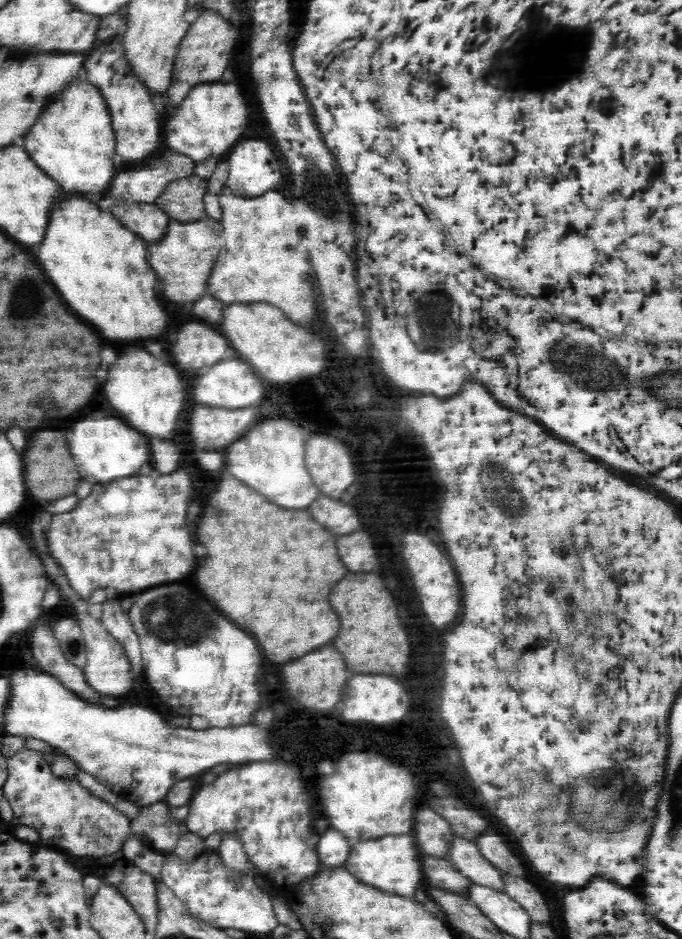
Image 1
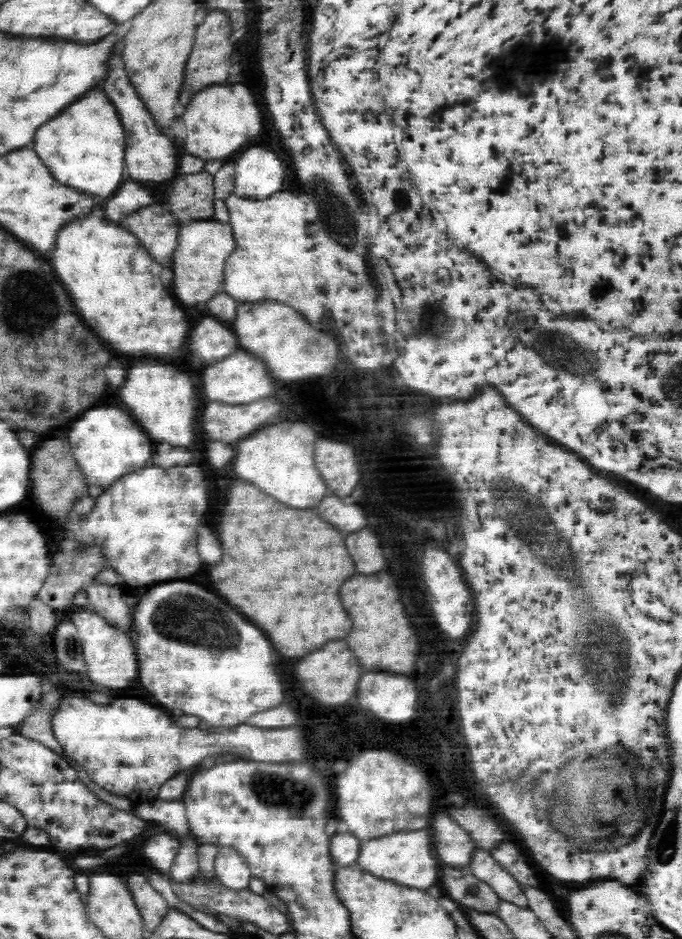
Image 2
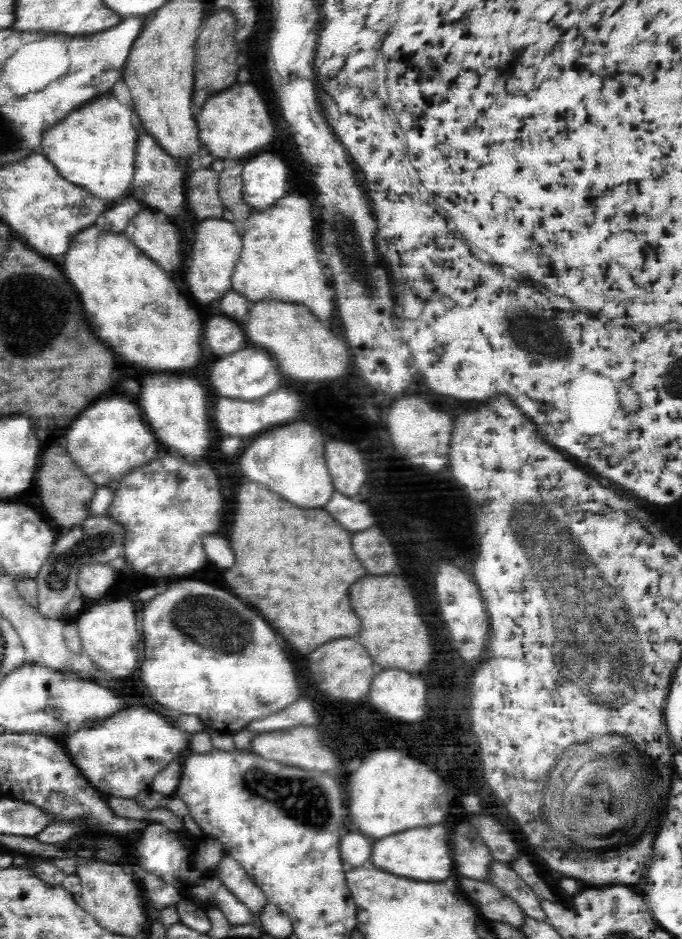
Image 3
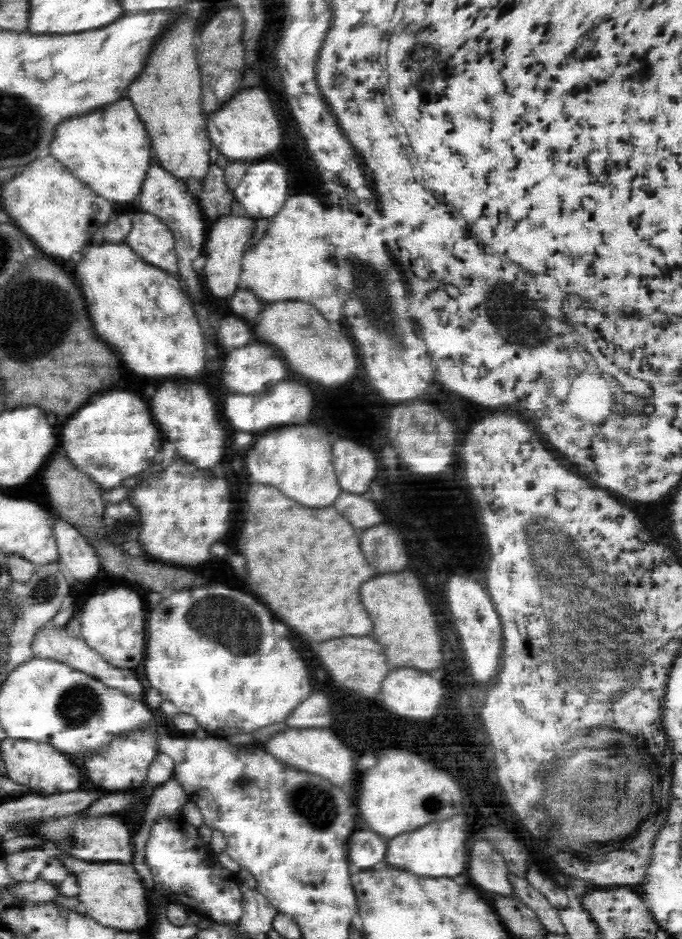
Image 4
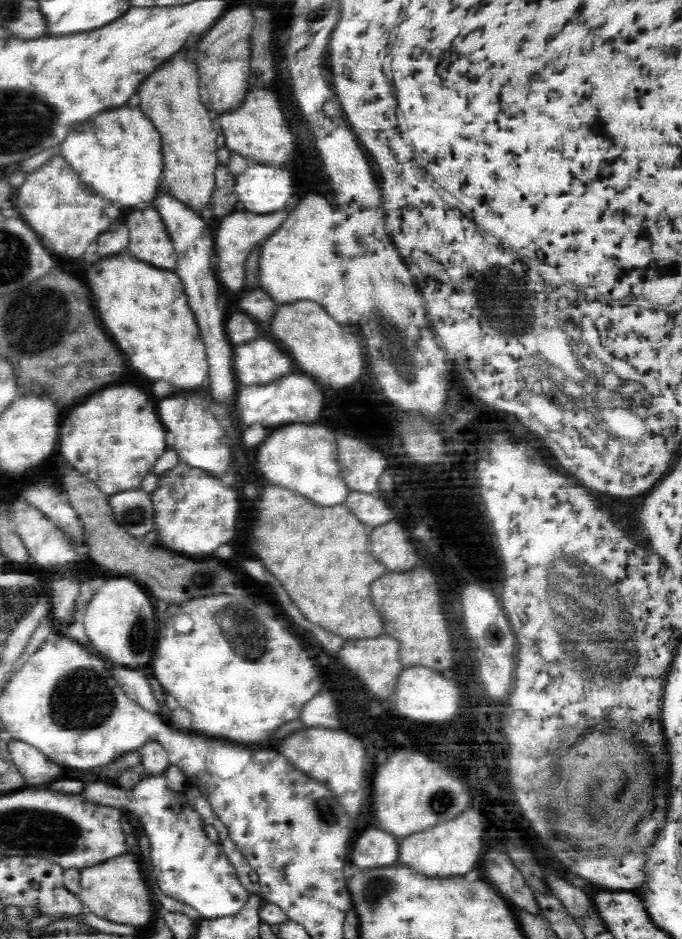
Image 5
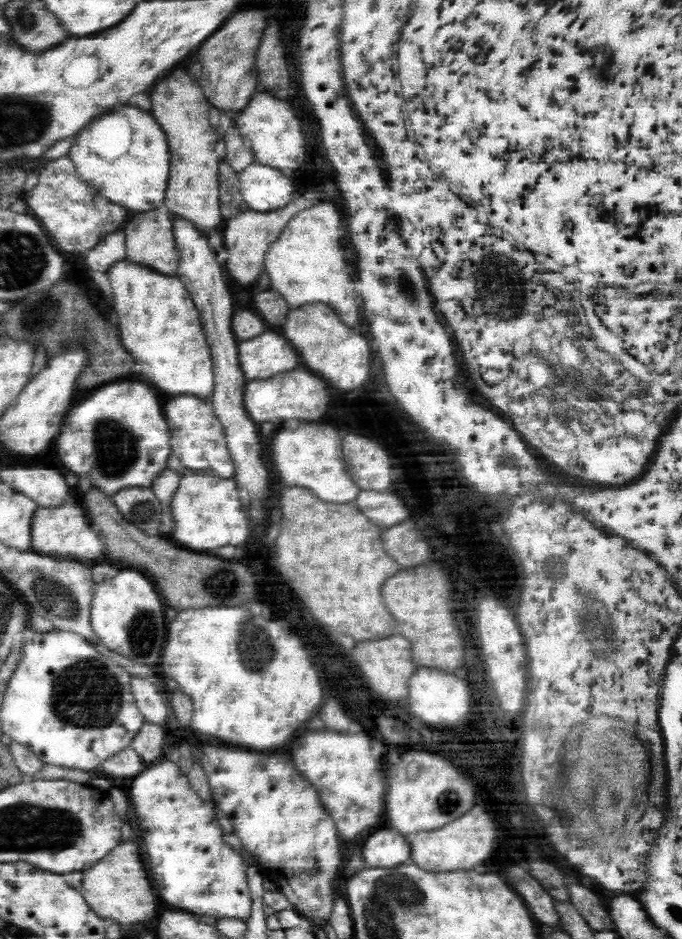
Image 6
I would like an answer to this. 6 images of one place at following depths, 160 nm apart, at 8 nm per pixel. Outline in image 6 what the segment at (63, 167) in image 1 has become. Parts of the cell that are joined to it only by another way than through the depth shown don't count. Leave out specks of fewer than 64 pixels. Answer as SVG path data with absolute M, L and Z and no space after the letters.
M130 106L124 110L124 116L130 120L132 136L126 152L120 158L110 162L104 156L90 150L92 136L88 127L80 129L74 136L68 155L80 180L96 188L102 196L127 210L148 212L157 209L164 200L170 166L168 143L163 129L150 112L142 112L142 109Z

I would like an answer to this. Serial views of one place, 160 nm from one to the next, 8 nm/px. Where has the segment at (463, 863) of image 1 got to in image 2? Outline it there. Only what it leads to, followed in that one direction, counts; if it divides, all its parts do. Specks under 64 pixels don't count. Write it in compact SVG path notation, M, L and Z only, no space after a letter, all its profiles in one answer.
M475 847L468 867L478 880L490 885L501 900L520 908L528 906L527 897L520 888L521 884L492 858L489 851Z

